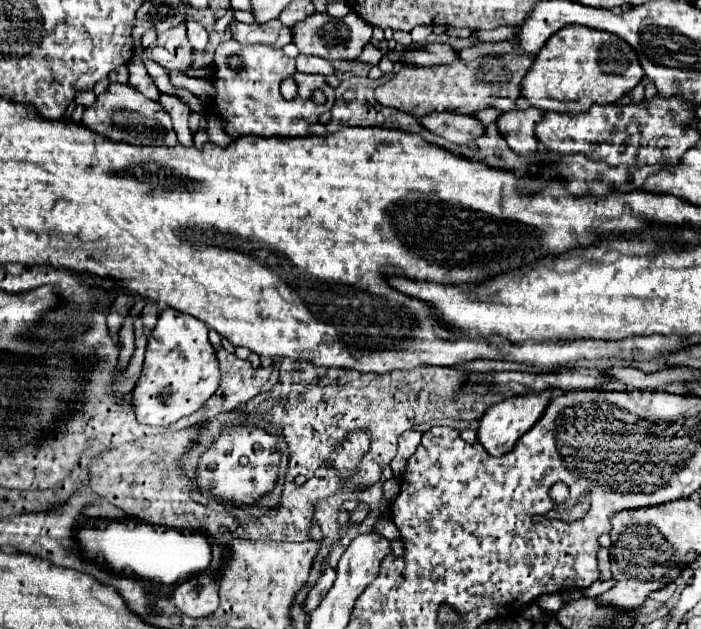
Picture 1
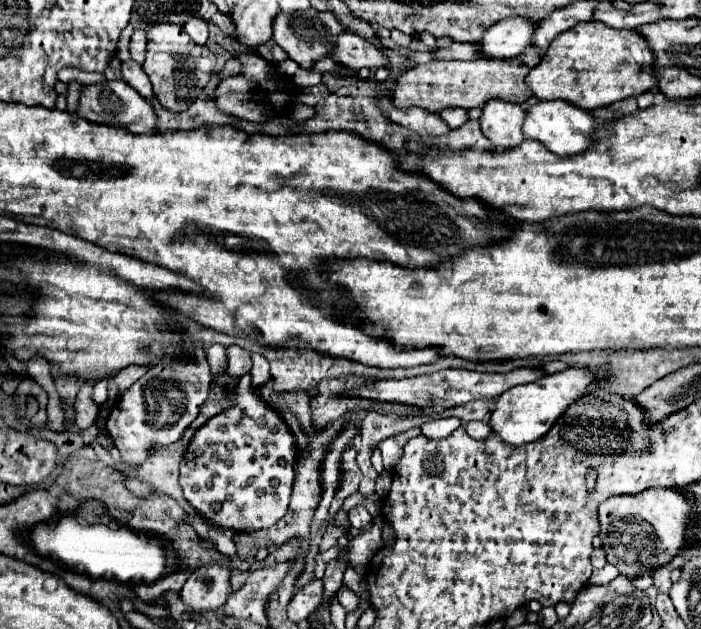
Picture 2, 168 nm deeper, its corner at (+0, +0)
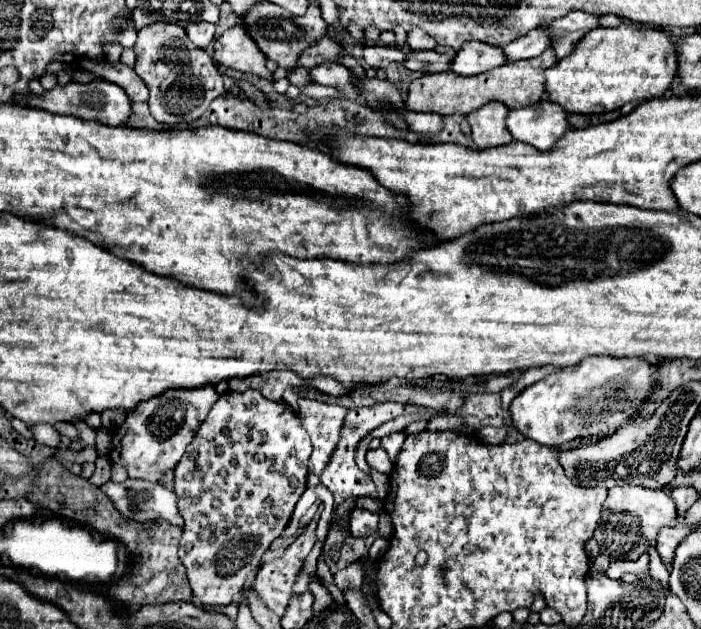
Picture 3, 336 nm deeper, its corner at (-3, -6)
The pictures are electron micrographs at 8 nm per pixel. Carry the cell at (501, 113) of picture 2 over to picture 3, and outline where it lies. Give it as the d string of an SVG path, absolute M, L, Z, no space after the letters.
M492 100L476 112L468 114L468 122L472 126L472 140L478 148L504 146L514 140L506 128L508 112L510 110L502 102Z

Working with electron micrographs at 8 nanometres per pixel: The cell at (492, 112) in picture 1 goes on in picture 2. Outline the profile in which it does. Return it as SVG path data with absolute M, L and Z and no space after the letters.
M447 108L439 112L439 118L443 118L445 124L453 130L453 128L459 128L463 122L467 122L467 112L461 108Z

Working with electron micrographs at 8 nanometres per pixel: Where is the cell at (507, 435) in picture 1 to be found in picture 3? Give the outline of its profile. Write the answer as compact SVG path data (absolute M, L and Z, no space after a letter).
M588 356L582 364L562 368L556 374L524 388L510 404L512 426L528 440L544 446L564 446L576 438L610 436L648 398L656 368L644 358Z

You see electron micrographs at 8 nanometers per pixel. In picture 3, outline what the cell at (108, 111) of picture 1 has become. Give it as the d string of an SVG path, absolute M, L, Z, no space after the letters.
M92 80L88 84L70 82L64 88L56 86L48 90L44 96L36 96L36 108L56 112L56 114L68 114L84 120L96 120L106 126L126 126L132 116L132 102L128 94L120 86L106 80Z

